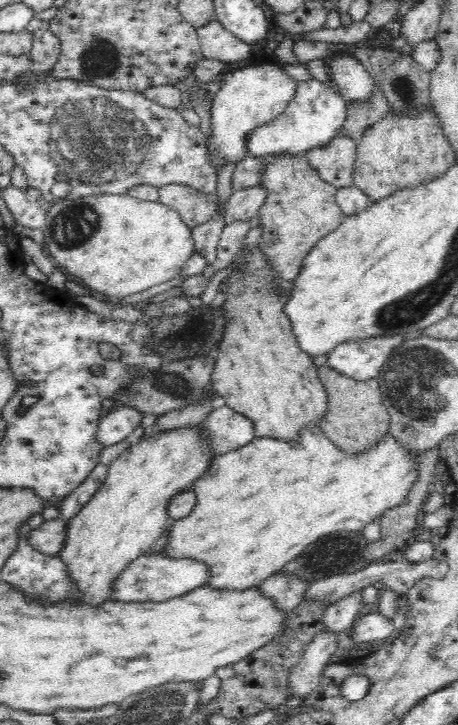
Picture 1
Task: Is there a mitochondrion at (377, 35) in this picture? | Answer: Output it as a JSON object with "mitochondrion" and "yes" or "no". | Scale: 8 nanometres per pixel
{"mitochondrion":"no"}

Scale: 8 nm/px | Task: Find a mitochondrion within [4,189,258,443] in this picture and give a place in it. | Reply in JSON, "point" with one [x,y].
{"point":[76,224]}

